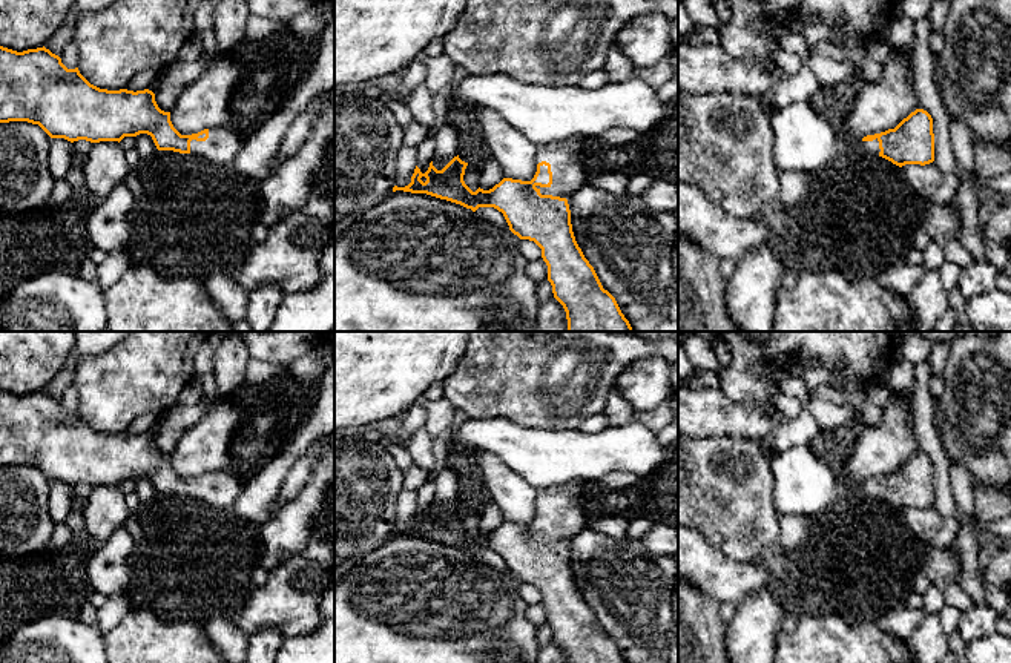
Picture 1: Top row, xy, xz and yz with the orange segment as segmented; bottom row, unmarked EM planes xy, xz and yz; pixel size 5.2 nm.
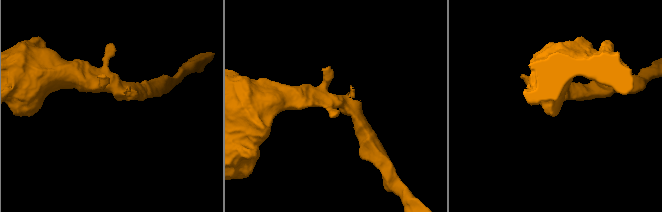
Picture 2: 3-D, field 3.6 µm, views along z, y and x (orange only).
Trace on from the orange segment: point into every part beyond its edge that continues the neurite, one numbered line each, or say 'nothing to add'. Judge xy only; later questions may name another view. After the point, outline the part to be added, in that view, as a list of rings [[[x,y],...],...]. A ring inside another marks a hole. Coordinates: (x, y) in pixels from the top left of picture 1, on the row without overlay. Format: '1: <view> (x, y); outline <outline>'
1: xy (223, 488); outline [[[210,471],[206,485],[190,485],[190,499],[201,500],[215,508],[233,508],[242,493],[241,479],[230,471]]]

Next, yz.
1: yz (872, 491); outline [[[845,480],[845,488],[847,488],[847,494],[853,493],[853,494],[862,494],[871,499],[879,499],[881,493],[879,493],[879,485],[878,482],[873,485],[853,485],[851,482]]]

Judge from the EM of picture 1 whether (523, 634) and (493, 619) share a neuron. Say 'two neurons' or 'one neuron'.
one neuron

